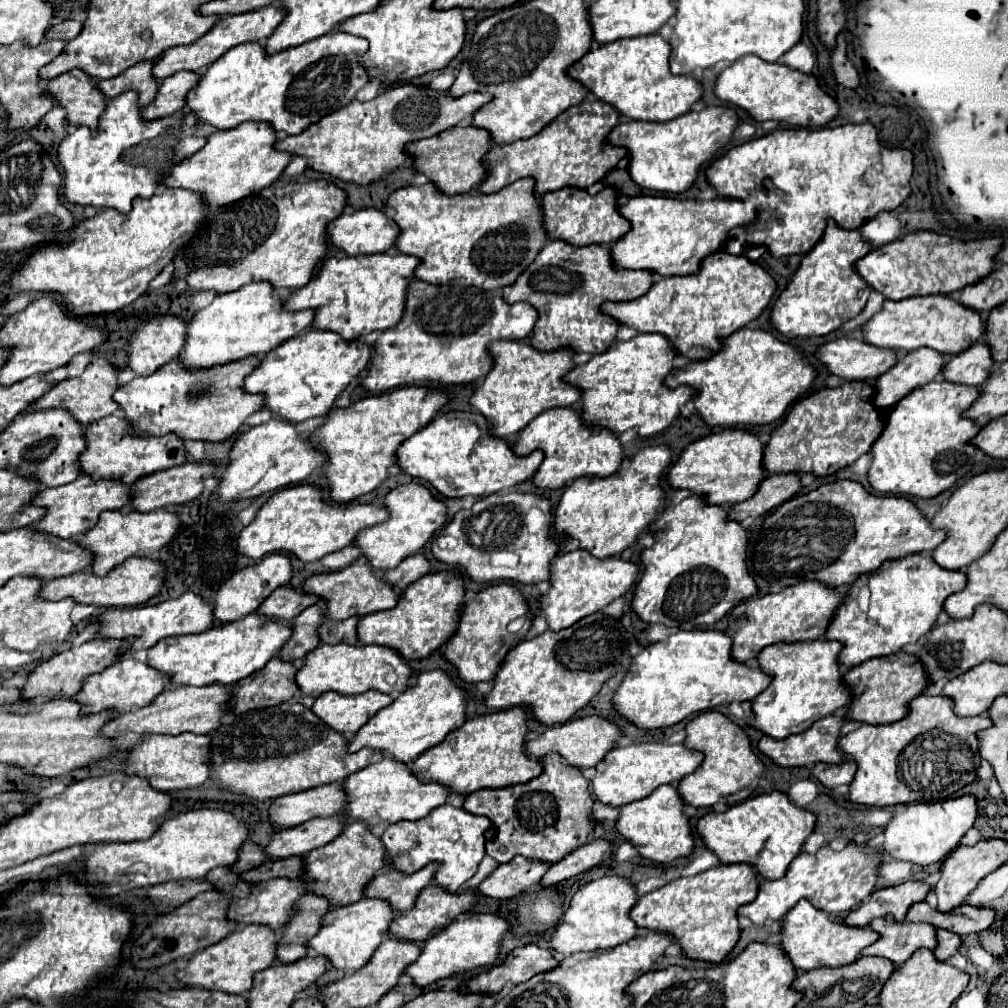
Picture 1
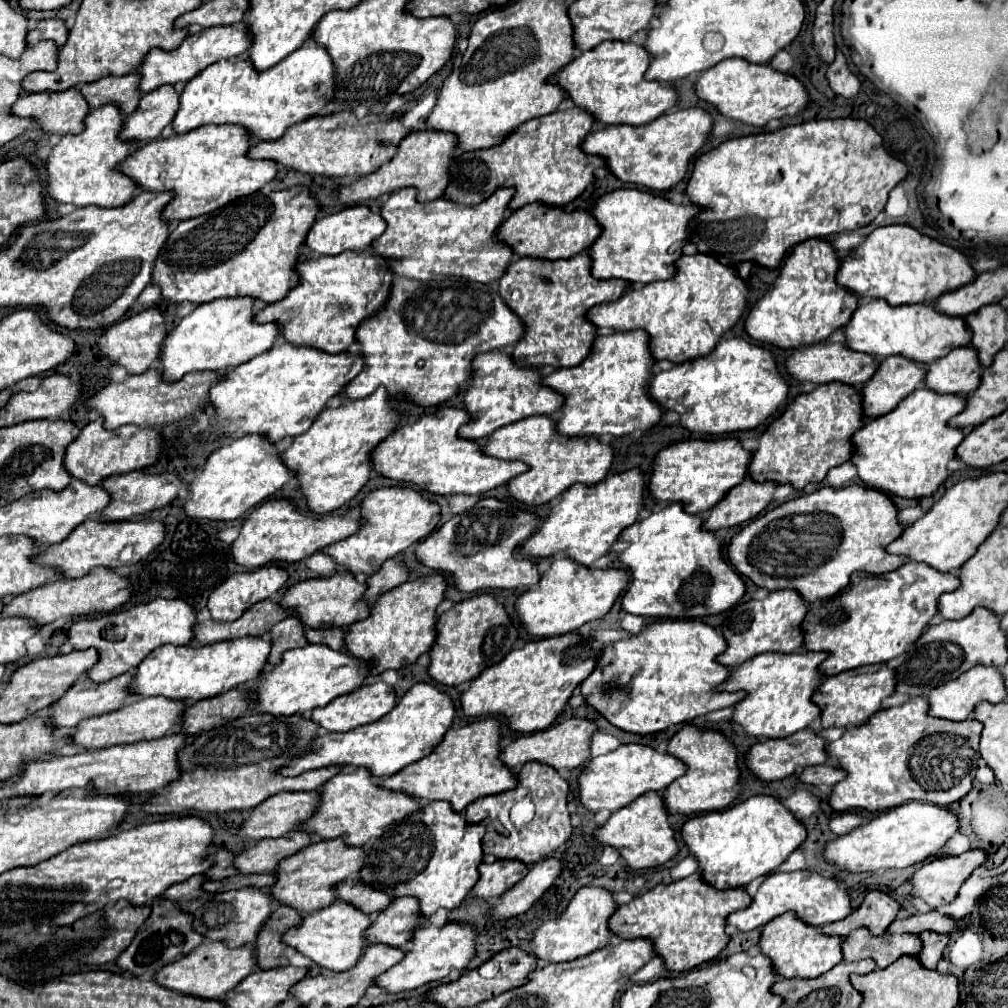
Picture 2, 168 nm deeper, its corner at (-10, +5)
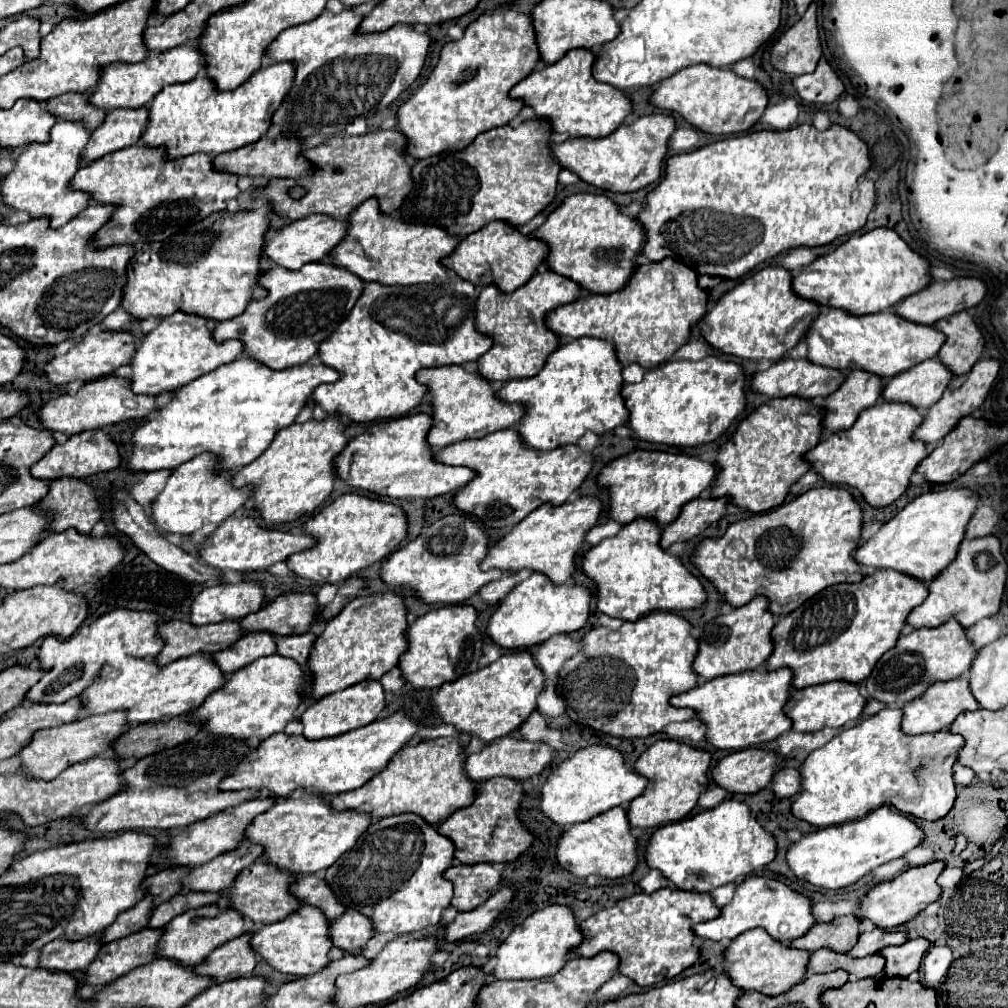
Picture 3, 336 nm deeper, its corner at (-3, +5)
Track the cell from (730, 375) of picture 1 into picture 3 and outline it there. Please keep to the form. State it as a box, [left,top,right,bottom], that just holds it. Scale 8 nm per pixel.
[621,355,745,447]

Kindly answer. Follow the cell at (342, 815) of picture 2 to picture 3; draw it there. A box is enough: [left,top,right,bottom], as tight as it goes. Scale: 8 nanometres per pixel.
[245,791,373,875]

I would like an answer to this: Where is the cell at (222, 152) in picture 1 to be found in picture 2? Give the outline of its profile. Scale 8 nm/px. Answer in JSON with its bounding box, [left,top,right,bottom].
[120,125,278,221]

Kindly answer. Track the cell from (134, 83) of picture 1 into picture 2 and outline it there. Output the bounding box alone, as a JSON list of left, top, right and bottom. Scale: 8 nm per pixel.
[80,73,142,115]

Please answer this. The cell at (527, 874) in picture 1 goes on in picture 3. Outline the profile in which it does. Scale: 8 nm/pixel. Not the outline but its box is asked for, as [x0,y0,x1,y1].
[445,863,501,911]

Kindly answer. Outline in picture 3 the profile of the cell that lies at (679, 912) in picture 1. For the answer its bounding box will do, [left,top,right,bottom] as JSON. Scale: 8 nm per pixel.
[571,889,719,987]

